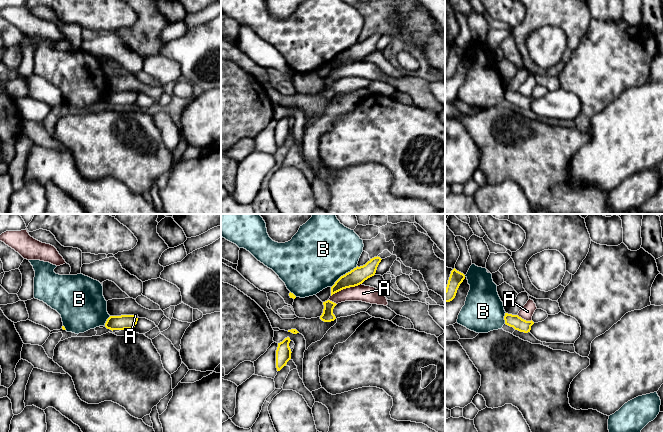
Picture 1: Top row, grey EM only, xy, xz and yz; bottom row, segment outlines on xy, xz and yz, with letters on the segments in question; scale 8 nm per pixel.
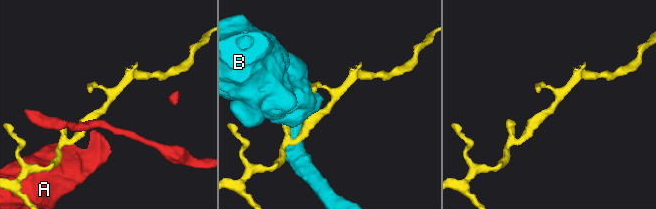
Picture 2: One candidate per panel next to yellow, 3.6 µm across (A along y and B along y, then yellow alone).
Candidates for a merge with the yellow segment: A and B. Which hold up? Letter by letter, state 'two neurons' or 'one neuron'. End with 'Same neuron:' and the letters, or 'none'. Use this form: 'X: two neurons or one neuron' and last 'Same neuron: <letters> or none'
A: two neurons
B: two neurons
Same neuron: none

